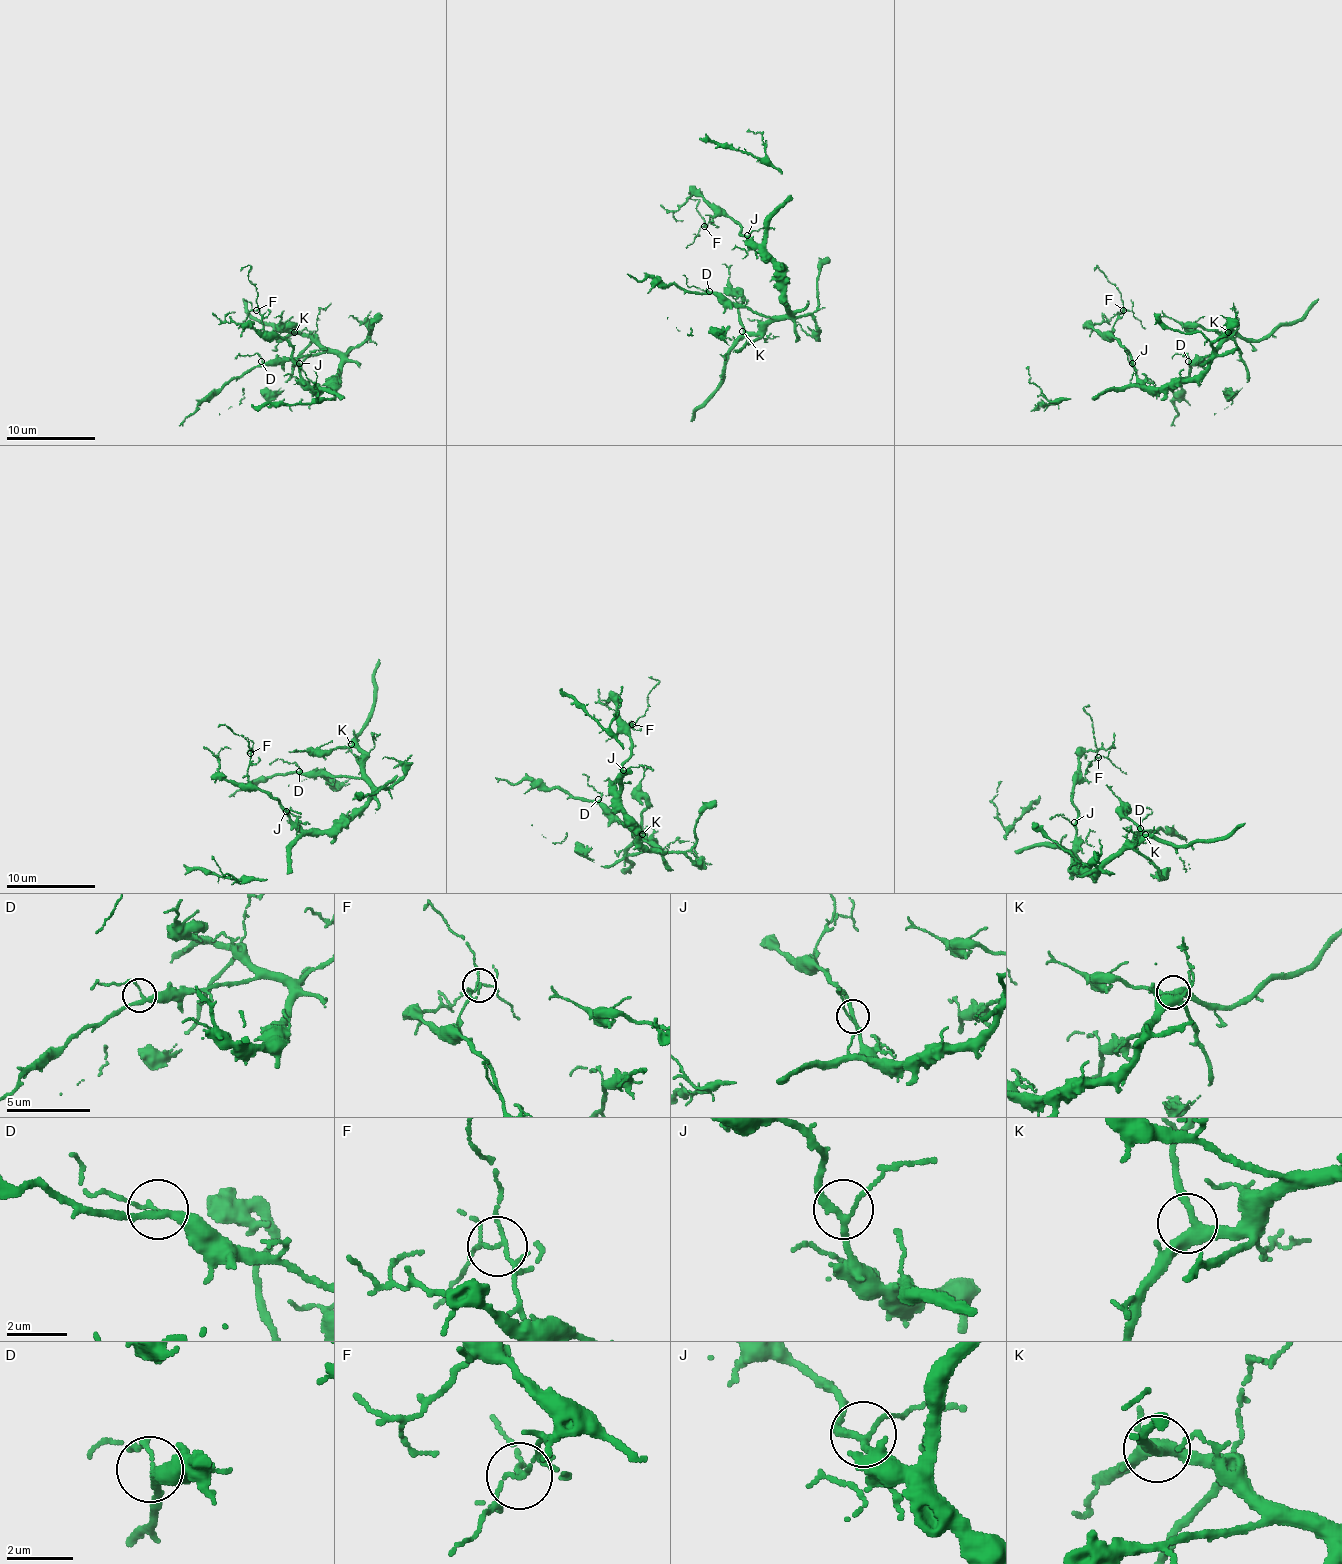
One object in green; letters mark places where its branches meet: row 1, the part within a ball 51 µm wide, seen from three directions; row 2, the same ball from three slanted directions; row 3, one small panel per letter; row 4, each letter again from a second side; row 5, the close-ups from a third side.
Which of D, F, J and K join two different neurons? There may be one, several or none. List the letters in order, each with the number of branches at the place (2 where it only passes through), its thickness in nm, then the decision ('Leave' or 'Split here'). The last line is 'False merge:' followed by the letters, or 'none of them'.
D: Branches: 3. Thickness 200 nm. Leave
F: Branches: 3. Thickness 90 nm. Leave
J: Branches: 3. Thickness 200 nm. Leave
K: Branches: 3. Thickness 320 nm. Leave
False merge: none of them

